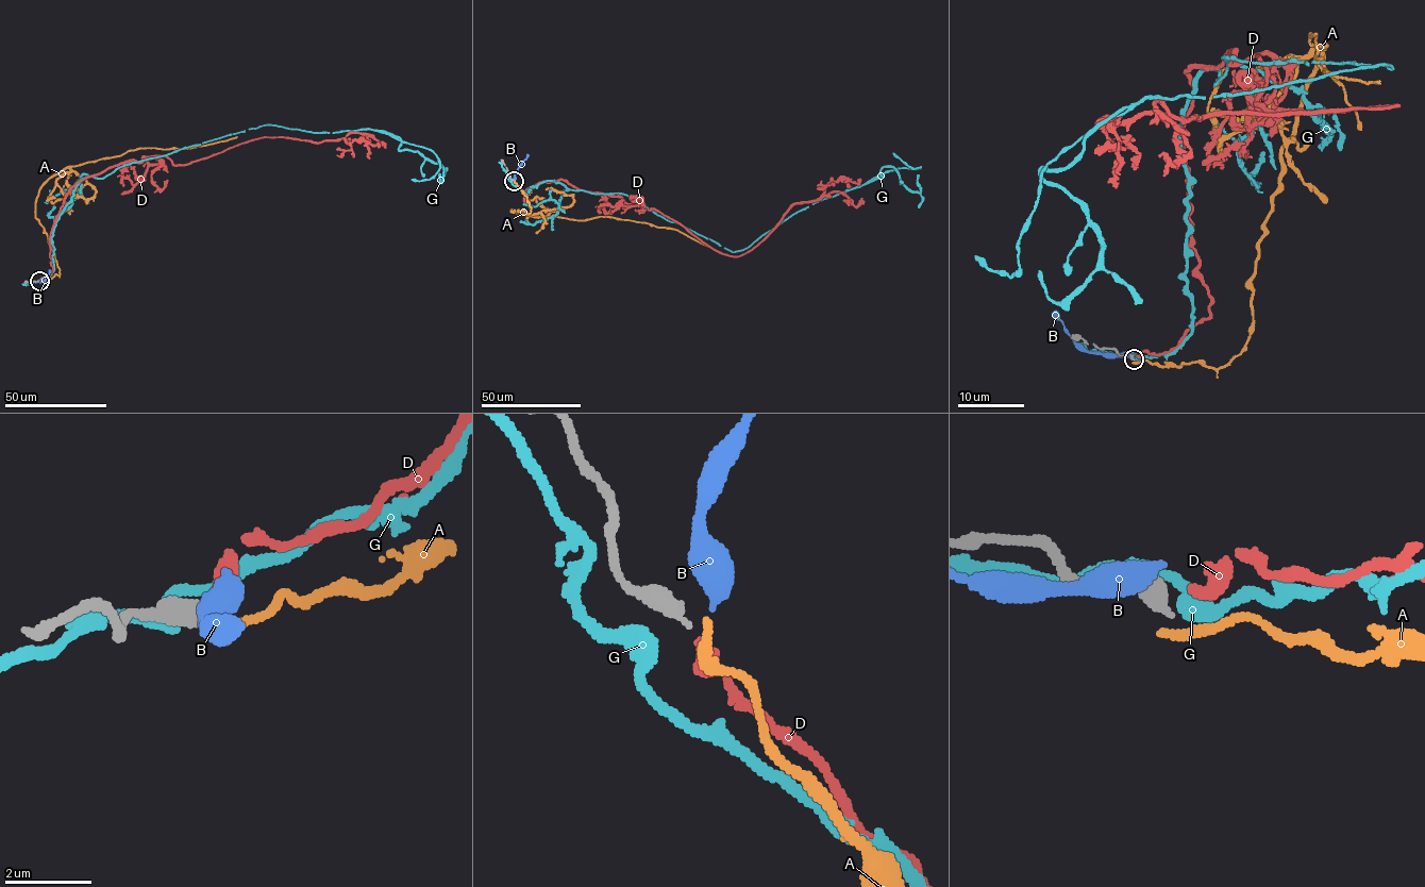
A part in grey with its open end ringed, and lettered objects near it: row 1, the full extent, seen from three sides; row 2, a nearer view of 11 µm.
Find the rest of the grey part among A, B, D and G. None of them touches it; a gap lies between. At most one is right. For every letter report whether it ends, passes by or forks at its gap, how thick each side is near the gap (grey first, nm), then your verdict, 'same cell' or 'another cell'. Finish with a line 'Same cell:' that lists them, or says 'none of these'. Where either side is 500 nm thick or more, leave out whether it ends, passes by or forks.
A: it ends | 400/280 nm | another cell
B: 400/550 nm | another cell
D: it ends | 400/400 nm | same cell
G: it passes by | 400/300 nm | another cell
Same cell: D

